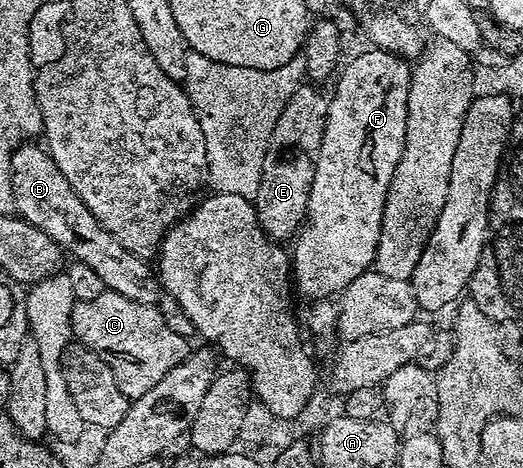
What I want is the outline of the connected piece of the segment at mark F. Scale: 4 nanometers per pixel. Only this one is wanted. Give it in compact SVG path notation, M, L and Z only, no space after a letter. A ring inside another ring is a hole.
M376 47L370 51L353 57L348 64L346 61L334 81L335 93L332 91L329 96L331 105L315 163L313 190L309 190L307 219L293 240L293 284L298 295L300 292L310 302L338 297L351 285L353 278L374 265L383 233L387 191L391 188L405 146L412 65L392 52L382 52Z

